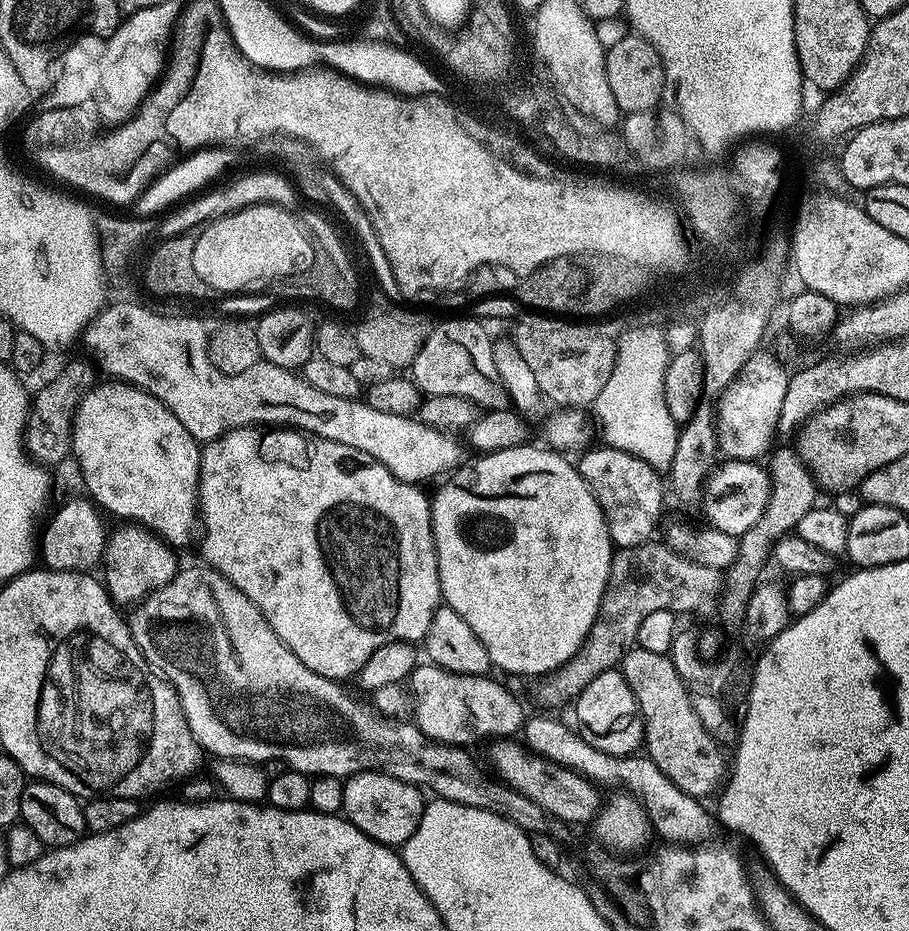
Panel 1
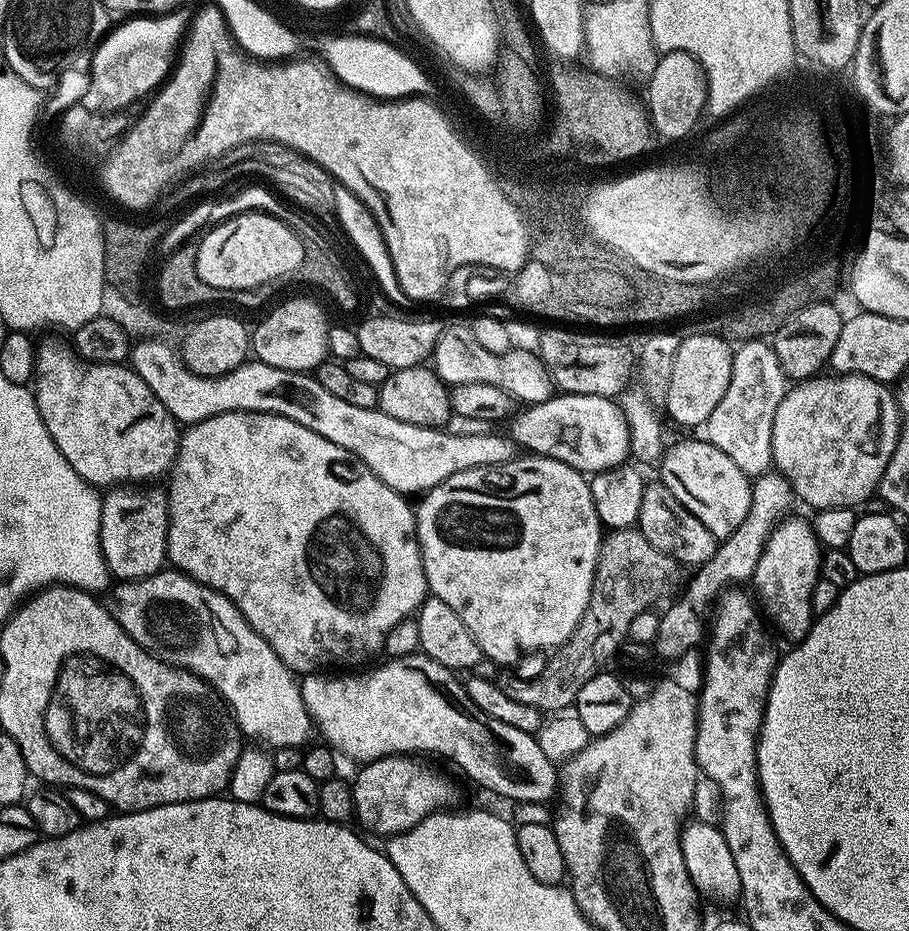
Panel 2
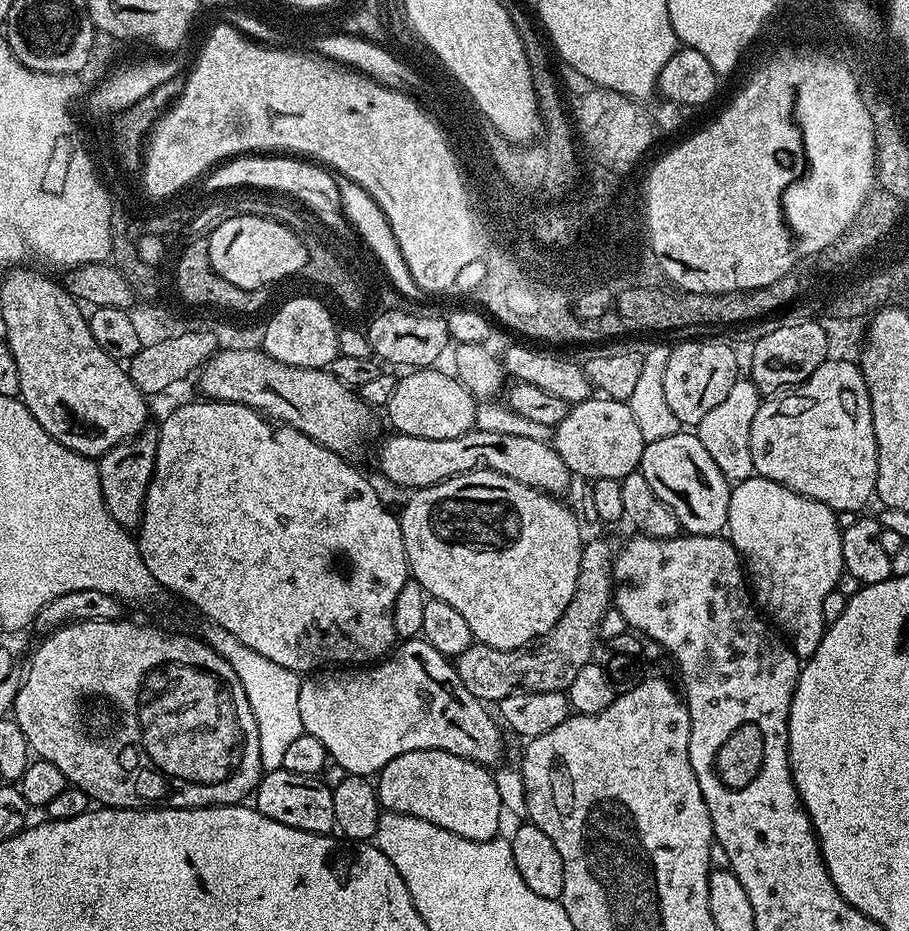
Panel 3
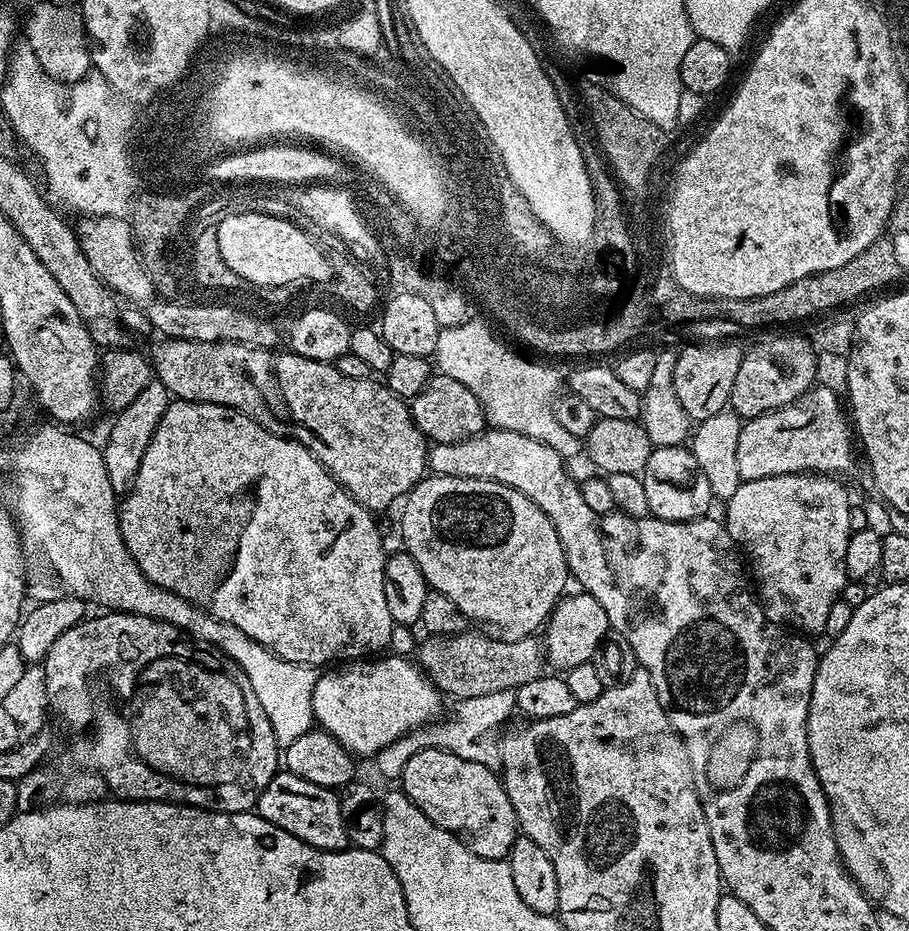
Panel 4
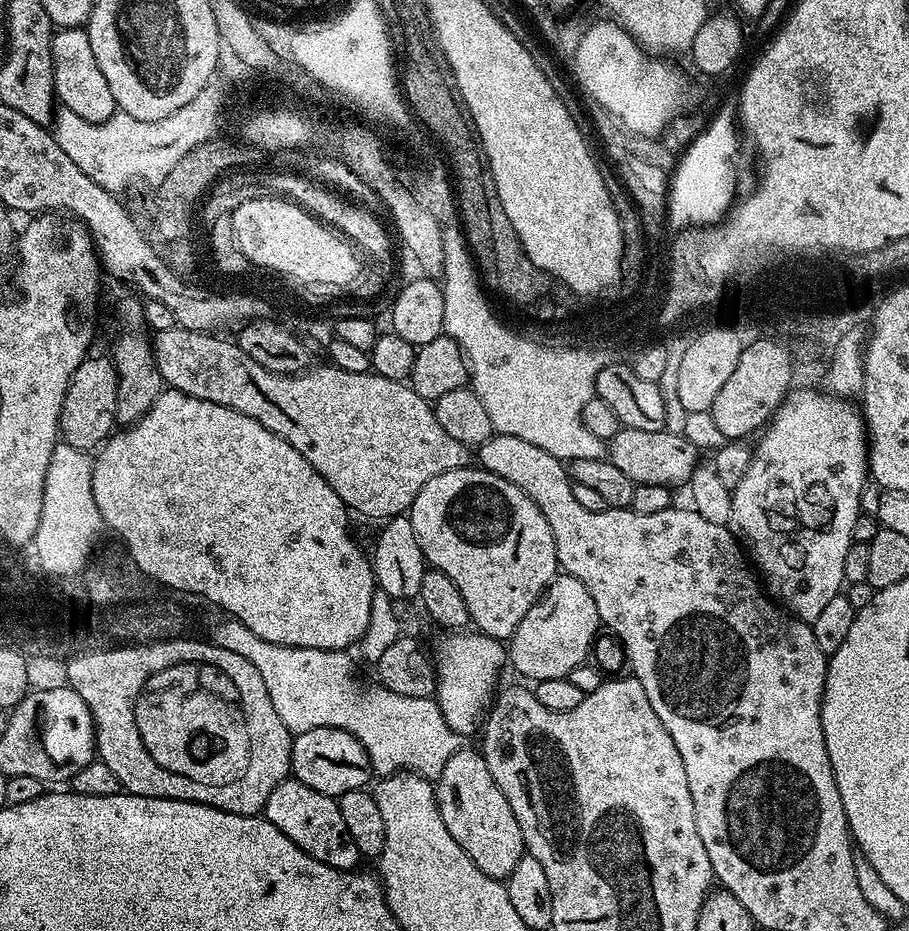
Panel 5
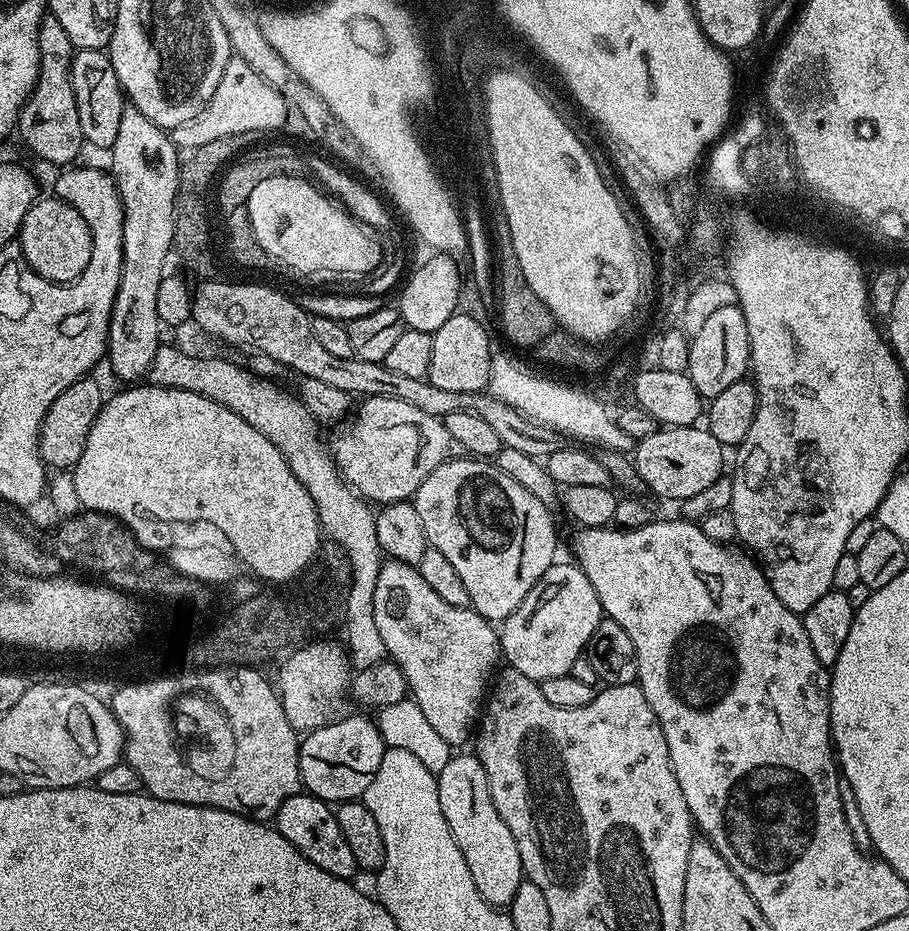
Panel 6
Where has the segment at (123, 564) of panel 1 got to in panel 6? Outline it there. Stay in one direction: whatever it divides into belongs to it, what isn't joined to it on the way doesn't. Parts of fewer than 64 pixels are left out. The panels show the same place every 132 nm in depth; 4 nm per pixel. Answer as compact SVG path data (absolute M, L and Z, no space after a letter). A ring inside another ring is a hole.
M126 106L122 110L122 123L118 125L118 138L114 138L114 146L110 150L110 156L112 156L112 168L110 167L110 175L112 179L116 181L116 188L120 192L120 201L124 207L124 229L122 230L122 274L120 275L118 294L114 298L112 317L108 323L106 364L109 364L109 366L112 367L112 372L118 379L128 380L124 382L140 382L147 377L148 371L152 369L154 354L158 351L158 349L160 349L162 343L162 337L160 337L162 325L158 318L158 286L166 274L166 254L172 248L172 239L174 238L174 226L176 225L176 195L178 194L178 186L180 185L182 156L178 151L176 144L173 143L171 135L169 135L165 129L158 127L158 125L154 122L150 122L150 118L146 118L146 114L142 114L142 110L138 110L131 106Z

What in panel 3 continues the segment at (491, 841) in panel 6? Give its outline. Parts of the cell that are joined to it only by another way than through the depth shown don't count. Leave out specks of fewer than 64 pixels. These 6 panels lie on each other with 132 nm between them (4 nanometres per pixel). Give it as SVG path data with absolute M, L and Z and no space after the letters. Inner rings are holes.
M410 750L386 762L374 783L376 797L385 812L434 822L434 826L474 842L497 839L501 809L498 786L495 775L483 764L442 750Z

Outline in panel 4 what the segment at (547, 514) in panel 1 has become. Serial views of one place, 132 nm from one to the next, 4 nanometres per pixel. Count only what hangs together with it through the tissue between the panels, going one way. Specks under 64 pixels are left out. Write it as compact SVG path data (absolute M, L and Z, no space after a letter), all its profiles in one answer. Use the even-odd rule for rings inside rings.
M428 474L408 491L402 501L402 507L404 509L400 512L400 536L404 539L403 551L412 555L414 562L418 562L418 570L422 570L424 580L431 591L446 594L446 598L450 598L450 602L454 602L454 606L458 606L458 610L462 610L462 614L469 622L495 640L518 642L518 638L536 636L543 629L556 608L556 604L565 595L564 587L570 584L570 573L566 554L562 550L562 542L558 542L558 530L554 530L550 518L546 518L546 514L542 514L542 510L538 510L538 506L534 506L534 502L530 498L526 498L526 494L522 494L510 486L502 486L493 480L450 478L449 476Z

